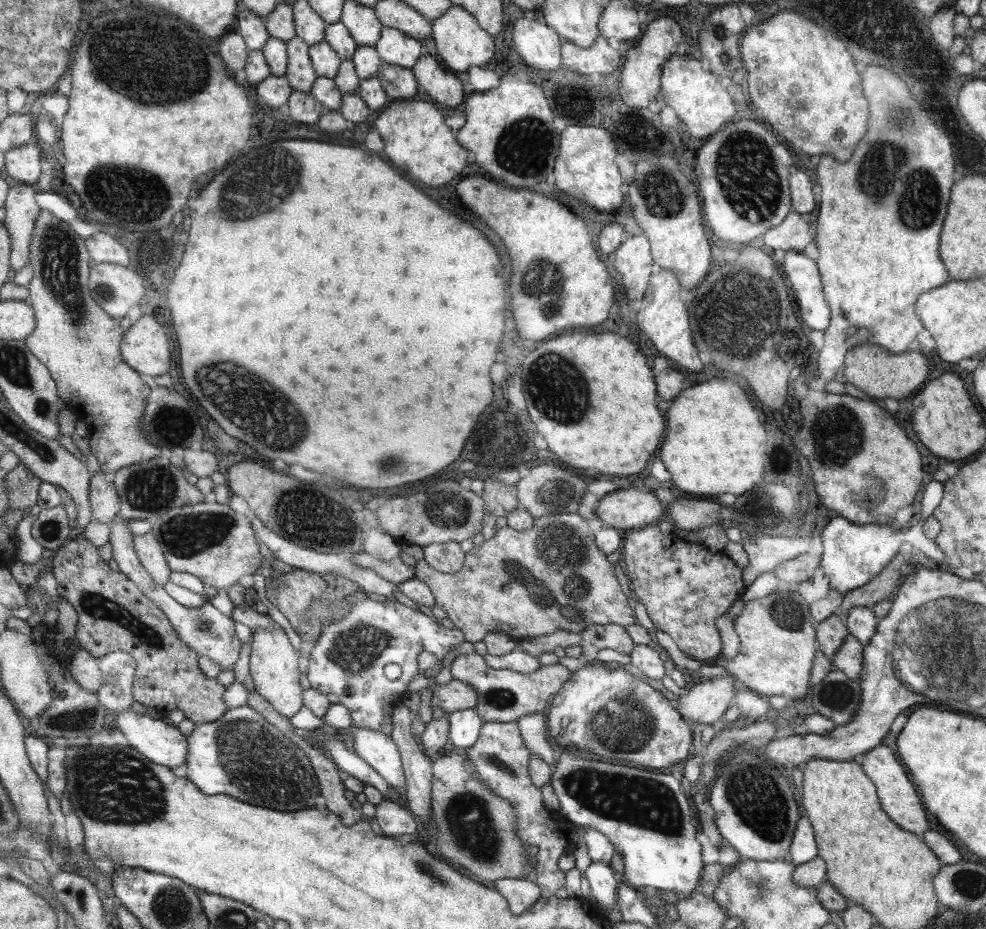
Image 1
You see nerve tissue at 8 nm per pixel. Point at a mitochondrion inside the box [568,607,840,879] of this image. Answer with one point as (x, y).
(756, 795)

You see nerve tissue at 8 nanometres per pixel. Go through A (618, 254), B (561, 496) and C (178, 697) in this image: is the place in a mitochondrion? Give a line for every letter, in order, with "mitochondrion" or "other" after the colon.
A: other
B: mitochondrion
C: other

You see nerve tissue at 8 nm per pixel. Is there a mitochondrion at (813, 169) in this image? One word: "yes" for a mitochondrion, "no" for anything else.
no

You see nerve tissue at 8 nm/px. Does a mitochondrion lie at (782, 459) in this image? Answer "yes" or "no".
no

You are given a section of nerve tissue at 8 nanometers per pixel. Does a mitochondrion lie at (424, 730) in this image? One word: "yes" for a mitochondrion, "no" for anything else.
no

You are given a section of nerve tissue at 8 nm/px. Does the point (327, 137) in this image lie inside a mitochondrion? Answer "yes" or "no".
no

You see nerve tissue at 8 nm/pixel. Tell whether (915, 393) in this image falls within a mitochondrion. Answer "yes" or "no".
no

